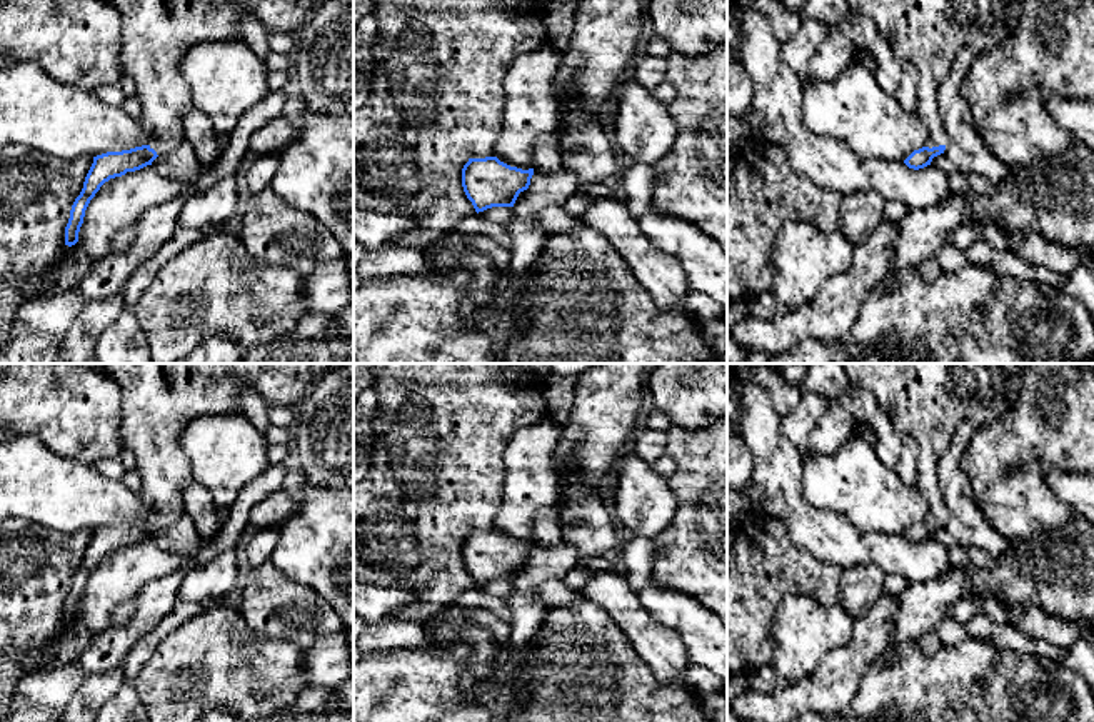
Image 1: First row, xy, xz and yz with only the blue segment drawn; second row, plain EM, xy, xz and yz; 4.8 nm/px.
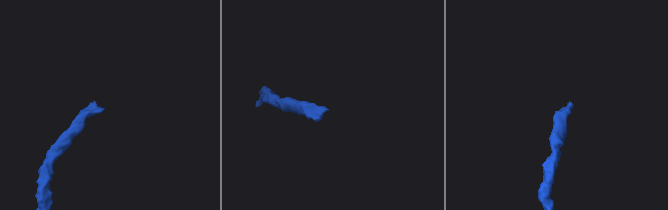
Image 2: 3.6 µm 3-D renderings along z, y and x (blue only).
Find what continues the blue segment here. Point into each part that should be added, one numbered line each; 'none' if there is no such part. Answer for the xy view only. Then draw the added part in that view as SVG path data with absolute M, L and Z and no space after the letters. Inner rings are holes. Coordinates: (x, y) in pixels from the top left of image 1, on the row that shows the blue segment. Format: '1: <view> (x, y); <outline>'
1: xy (155, 34); M110 0L122 22L118 63L123 75L135 82L142 103L143 127L152 132L150 148L157 155L172 152L185 140L183 115L192 108L192 92L180 73L185 52L197 43L238 38L238 20L252 13L267 35L295 35L322 0Z

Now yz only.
1: yz (929, 34); M847 0L852 12L871 17L882 38L887 40L896 57L911 62L917 68L917 108L916 112L931 132L929 148L946 145L937 92L951 75L952 63L964 47L984 53L1004 43L1019 25L1024 0Z

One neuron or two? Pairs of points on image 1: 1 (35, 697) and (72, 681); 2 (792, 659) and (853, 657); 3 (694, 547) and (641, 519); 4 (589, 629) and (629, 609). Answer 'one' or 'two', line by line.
1: one
2: two
3: two
4: two

